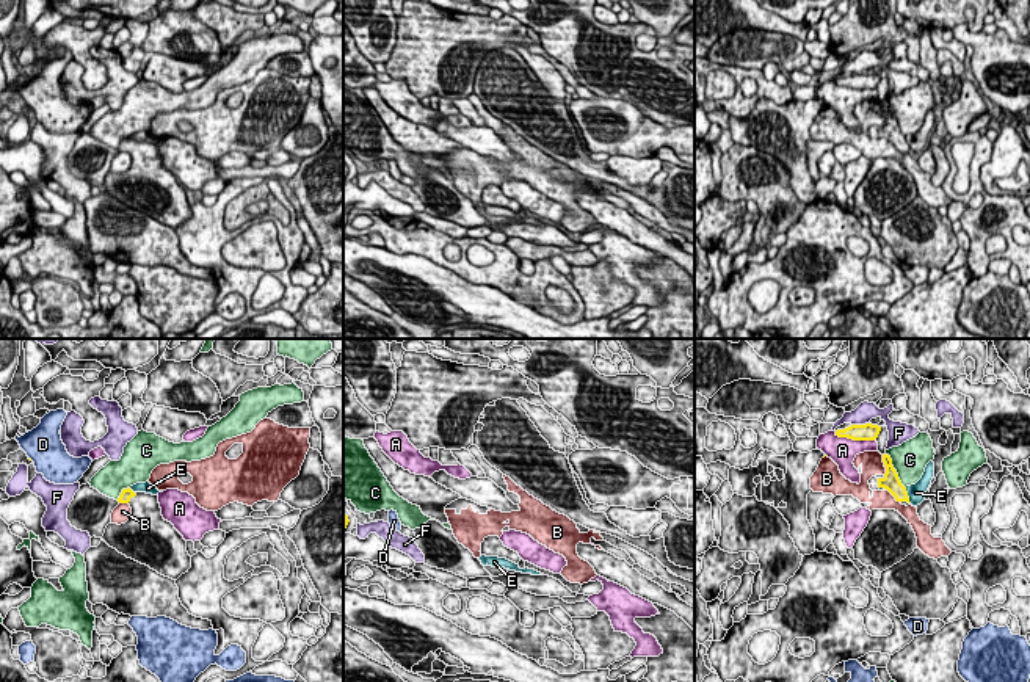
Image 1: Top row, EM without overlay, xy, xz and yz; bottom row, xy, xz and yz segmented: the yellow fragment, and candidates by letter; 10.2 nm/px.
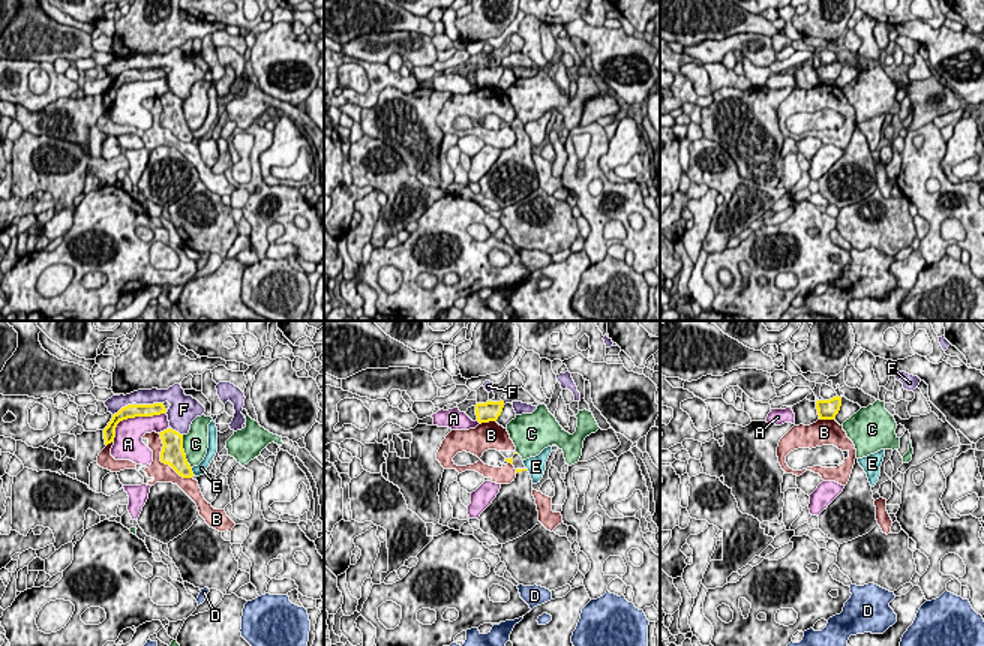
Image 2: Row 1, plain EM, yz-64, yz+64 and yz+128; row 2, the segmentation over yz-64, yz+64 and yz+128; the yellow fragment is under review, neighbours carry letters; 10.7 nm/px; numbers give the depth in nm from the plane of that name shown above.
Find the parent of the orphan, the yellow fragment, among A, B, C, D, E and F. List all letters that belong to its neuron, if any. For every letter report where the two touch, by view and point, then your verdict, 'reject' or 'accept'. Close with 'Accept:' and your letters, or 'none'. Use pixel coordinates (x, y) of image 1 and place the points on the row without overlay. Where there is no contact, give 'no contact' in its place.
A: yz (855, 88) | reject
B: yz (892, 143) | reject
C: yz (895, 119) | reject
D: no contact | reject
E: yz (906, 145) | reject
F: yz (859, 74) | reject
Accept: none

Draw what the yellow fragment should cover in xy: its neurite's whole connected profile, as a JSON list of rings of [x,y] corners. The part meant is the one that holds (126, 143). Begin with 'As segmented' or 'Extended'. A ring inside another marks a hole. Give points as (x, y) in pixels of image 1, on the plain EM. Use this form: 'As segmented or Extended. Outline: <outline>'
Extended. Outline: [[[122,138],[119,152],[129,152],[132,165],[125,172],[108,172],[102,188],[119,202],[158,223],[177,229],[191,216],[187,190],[163,168],[158,144]]]

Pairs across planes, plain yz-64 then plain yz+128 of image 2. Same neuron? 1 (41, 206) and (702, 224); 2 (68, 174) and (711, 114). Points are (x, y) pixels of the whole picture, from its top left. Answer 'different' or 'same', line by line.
1: different
2: different

